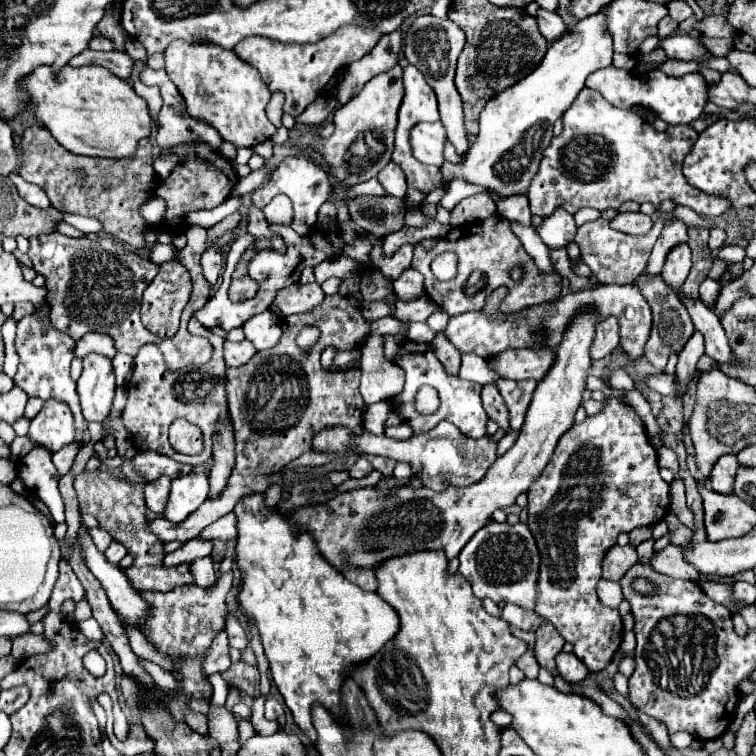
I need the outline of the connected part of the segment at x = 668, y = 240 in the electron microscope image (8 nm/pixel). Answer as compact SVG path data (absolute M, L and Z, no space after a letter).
M669 221L669 225L665 225L665 229L661 231L661 237L657 239L649 263L647 263L647 273L651 275L659 275L665 255L669 253L669 249L673 249L679 243L687 241L687 225L681 225L681 221Z

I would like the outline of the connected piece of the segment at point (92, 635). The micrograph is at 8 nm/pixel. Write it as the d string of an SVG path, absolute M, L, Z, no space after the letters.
M91 617L91 619L87 619L87 621L83 621L83 623L79 623L77 625L79 629L81 629L81 633L85 633L85 637L87 639L91 639L91 641L103 641L103 633L101 633L101 627L97 625L97 621Z

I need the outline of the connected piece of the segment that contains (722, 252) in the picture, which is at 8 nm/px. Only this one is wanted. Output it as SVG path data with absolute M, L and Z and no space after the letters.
M721 247L717 251L717 257L723 261L731 261L731 263L741 263L745 259L745 249L743 247Z

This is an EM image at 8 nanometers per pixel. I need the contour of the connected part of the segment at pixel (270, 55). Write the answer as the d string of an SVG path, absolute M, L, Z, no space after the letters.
M347 25L333 33L331 37L313 43L313 45L281 45L279 41L267 39L267 37L247 37L235 45L235 55L243 59L245 63L253 65L259 73L265 85L271 91L281 91L287 97L287 103L283 107L285 113L299 115L305 111L305 107L315 101L323 93L323 87L335 73L345 69L349 63L365 57L375 43L379 41L383 33L373 31L373 29L361 29L355 25Z

